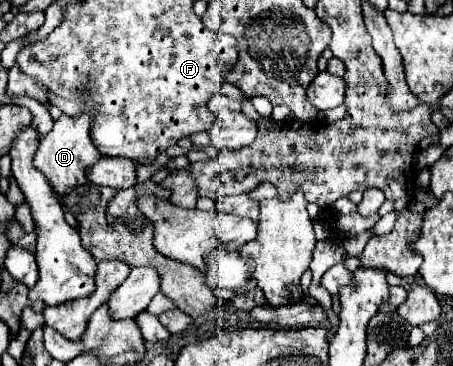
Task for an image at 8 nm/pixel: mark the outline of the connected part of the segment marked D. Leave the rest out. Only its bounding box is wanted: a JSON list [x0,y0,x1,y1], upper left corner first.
[34,108,100,196]

